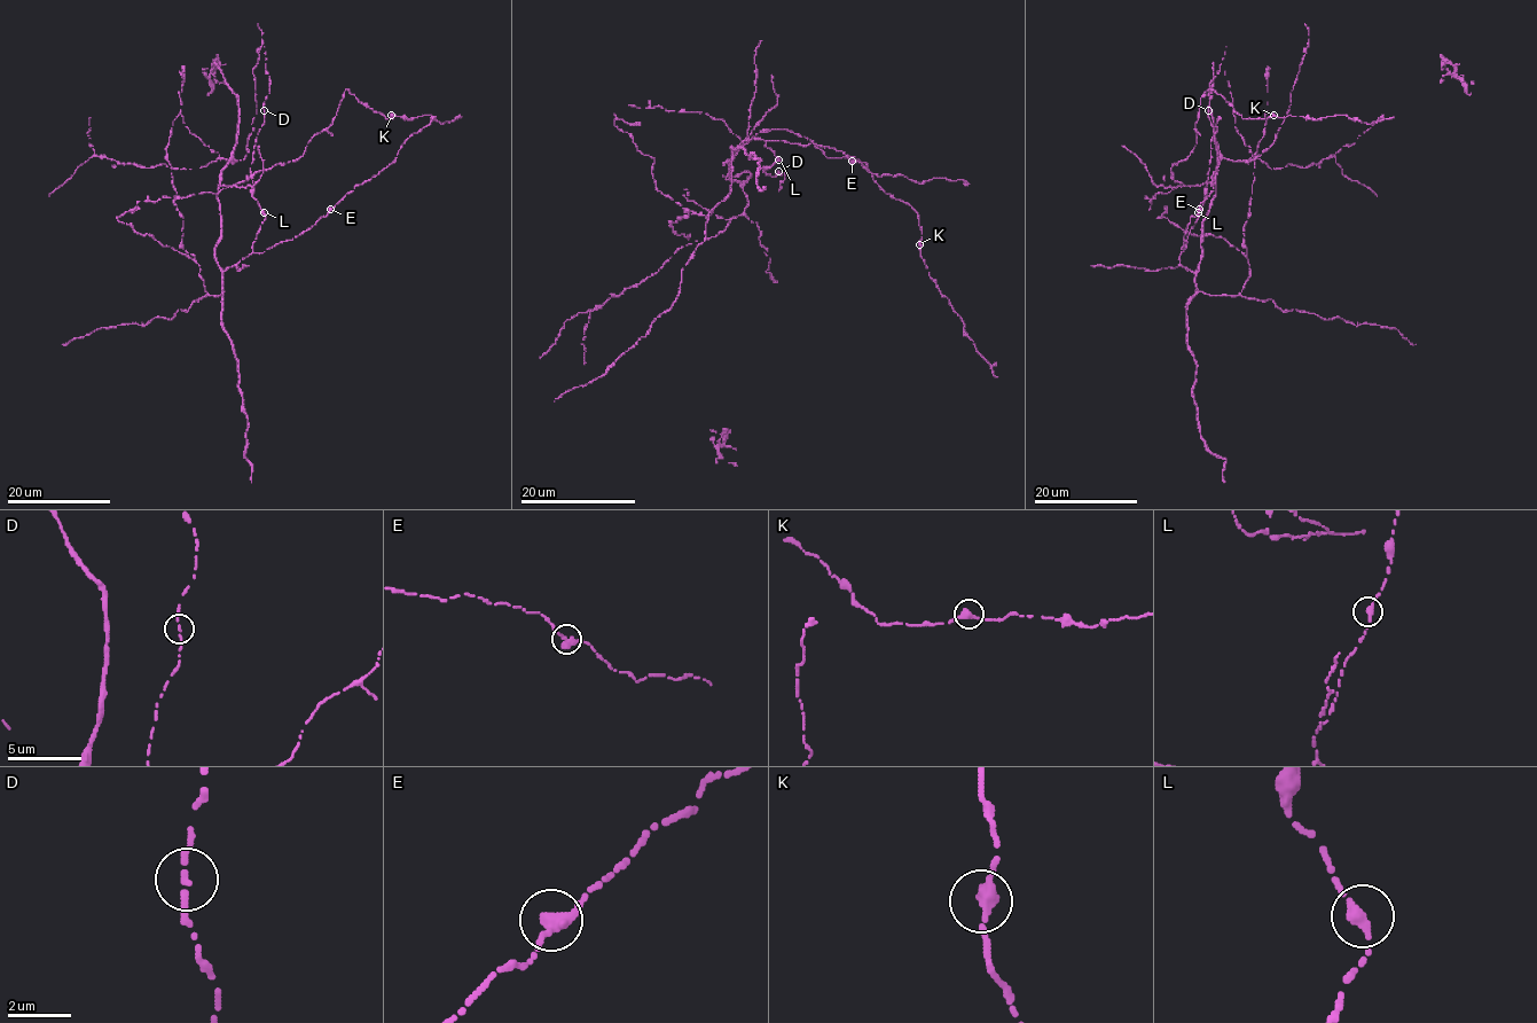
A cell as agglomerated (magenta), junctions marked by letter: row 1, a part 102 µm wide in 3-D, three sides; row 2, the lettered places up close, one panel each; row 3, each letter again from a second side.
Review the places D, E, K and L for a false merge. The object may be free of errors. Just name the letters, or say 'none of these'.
none of these

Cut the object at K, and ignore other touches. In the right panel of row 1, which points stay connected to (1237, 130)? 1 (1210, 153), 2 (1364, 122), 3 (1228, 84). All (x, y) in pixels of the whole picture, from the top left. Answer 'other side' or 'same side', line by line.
1: same side
2: other side
3: same side

